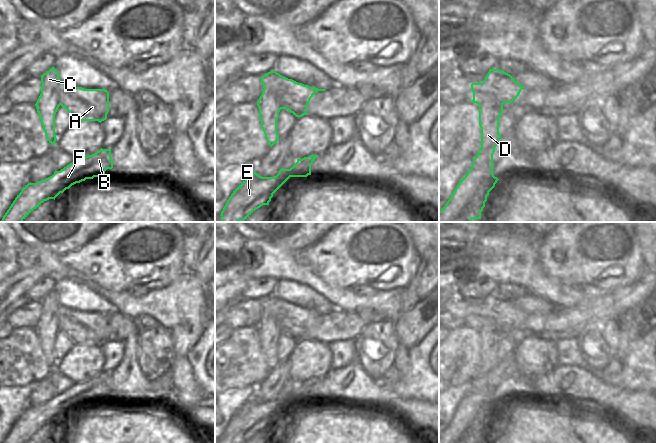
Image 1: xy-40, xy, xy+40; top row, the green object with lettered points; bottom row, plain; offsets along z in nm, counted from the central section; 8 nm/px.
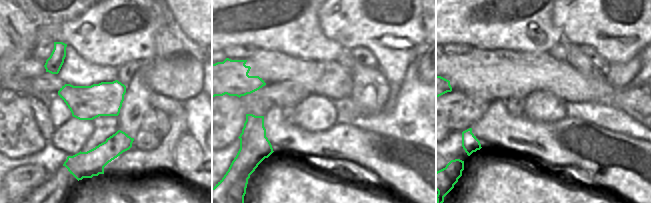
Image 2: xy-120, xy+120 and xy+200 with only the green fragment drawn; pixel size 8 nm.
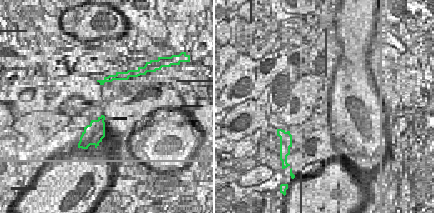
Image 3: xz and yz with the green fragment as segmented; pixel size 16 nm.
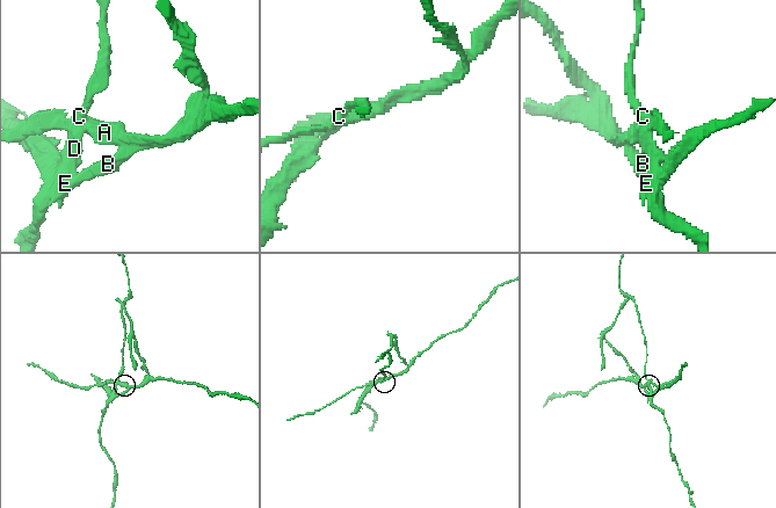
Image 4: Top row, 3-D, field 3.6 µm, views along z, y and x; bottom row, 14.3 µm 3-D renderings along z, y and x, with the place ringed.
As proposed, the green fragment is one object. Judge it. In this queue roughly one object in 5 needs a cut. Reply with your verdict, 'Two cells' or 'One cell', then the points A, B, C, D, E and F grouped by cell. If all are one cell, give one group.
Two cells. Groups: A B F / C D E

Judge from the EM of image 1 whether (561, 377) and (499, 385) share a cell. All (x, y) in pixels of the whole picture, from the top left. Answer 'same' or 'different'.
different

